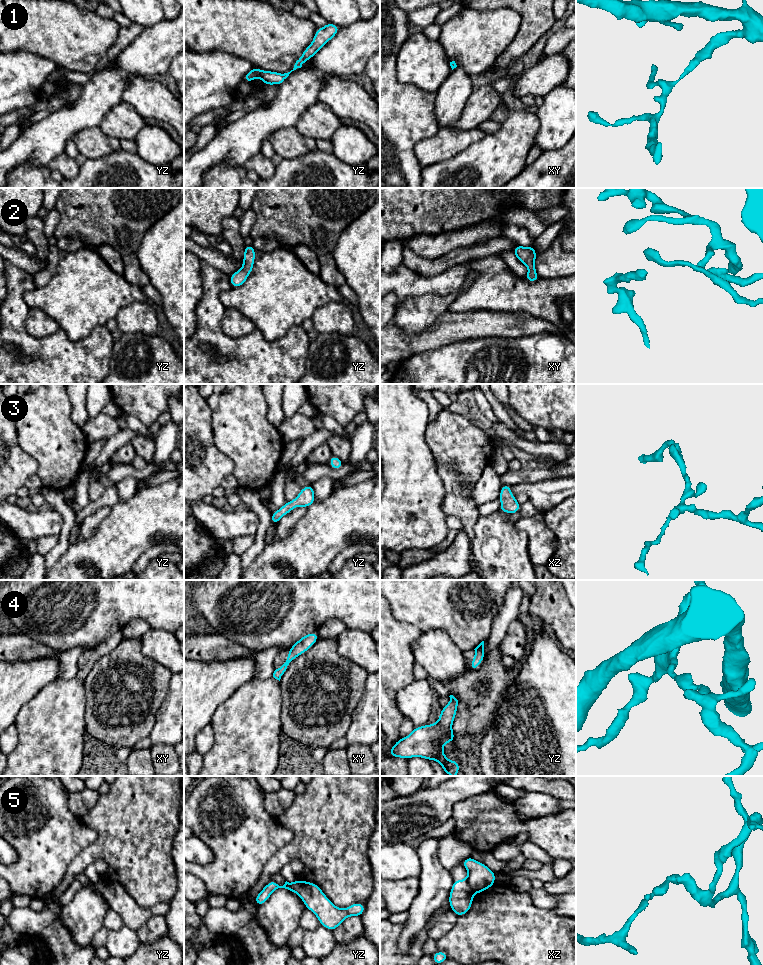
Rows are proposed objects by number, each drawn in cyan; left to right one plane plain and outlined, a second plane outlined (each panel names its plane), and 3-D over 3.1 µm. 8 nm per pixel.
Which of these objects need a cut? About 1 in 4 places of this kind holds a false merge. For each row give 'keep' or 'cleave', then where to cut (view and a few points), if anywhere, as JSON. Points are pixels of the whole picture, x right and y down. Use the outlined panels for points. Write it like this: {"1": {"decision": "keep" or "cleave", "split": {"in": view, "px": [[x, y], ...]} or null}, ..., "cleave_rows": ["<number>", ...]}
{"1": {"decision": "keep", "split": null}, "2": {"decision": "keep", "split": null}, "3": {"decision": "keep", "split": null}, "4": {"decision": "keep", "split": null}, "5": {"decision": "cleave", "split": {"in": "xz", "px": [[467, 877], [467, 883], [474, 892]]}}, "cleave_rows": ["5"]}

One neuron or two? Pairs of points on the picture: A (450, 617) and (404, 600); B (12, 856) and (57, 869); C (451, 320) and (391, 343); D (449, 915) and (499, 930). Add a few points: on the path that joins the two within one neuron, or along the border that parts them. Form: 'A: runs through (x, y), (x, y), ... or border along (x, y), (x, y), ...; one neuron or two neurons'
A: runs through (439, 606), (433, 600), (415, 600); one neuron
B: border along (10, 844), (17, 854), (17, 859), (11, 864); two neurons
C: runs through (436, 335), (420, 343), (406, 343); one neuron
D: border along (457, 917), (456, 923), (442, 936); two neurons

